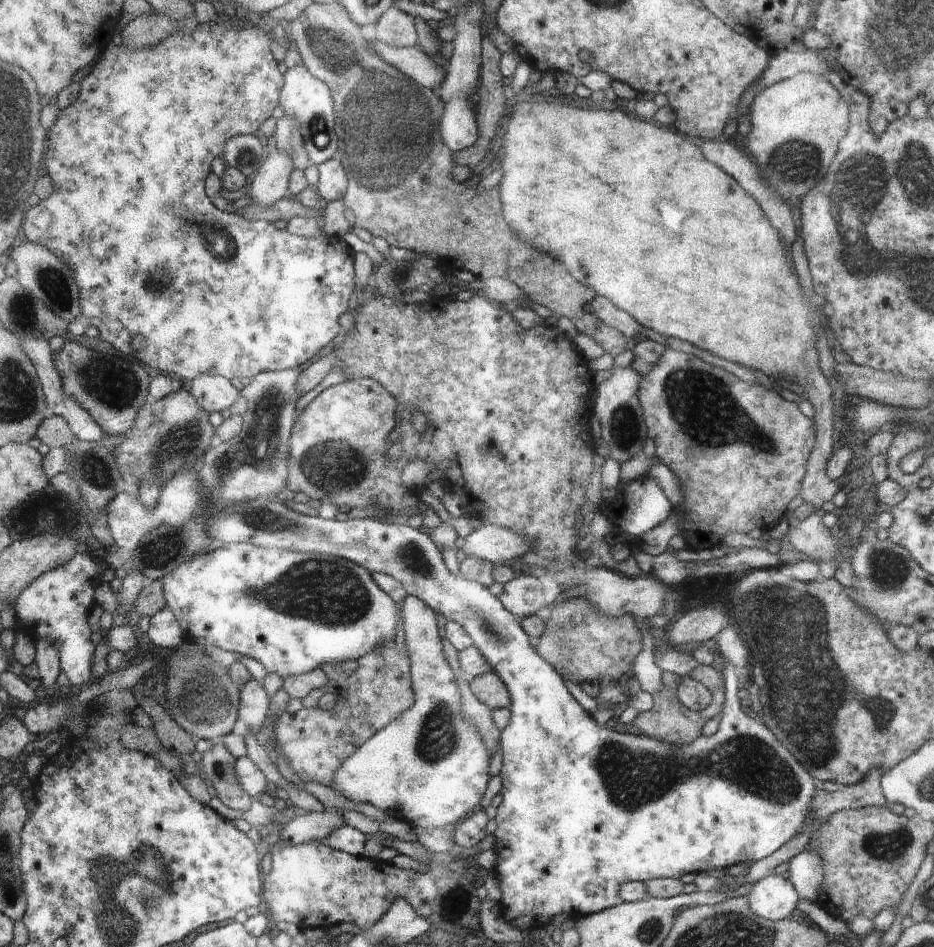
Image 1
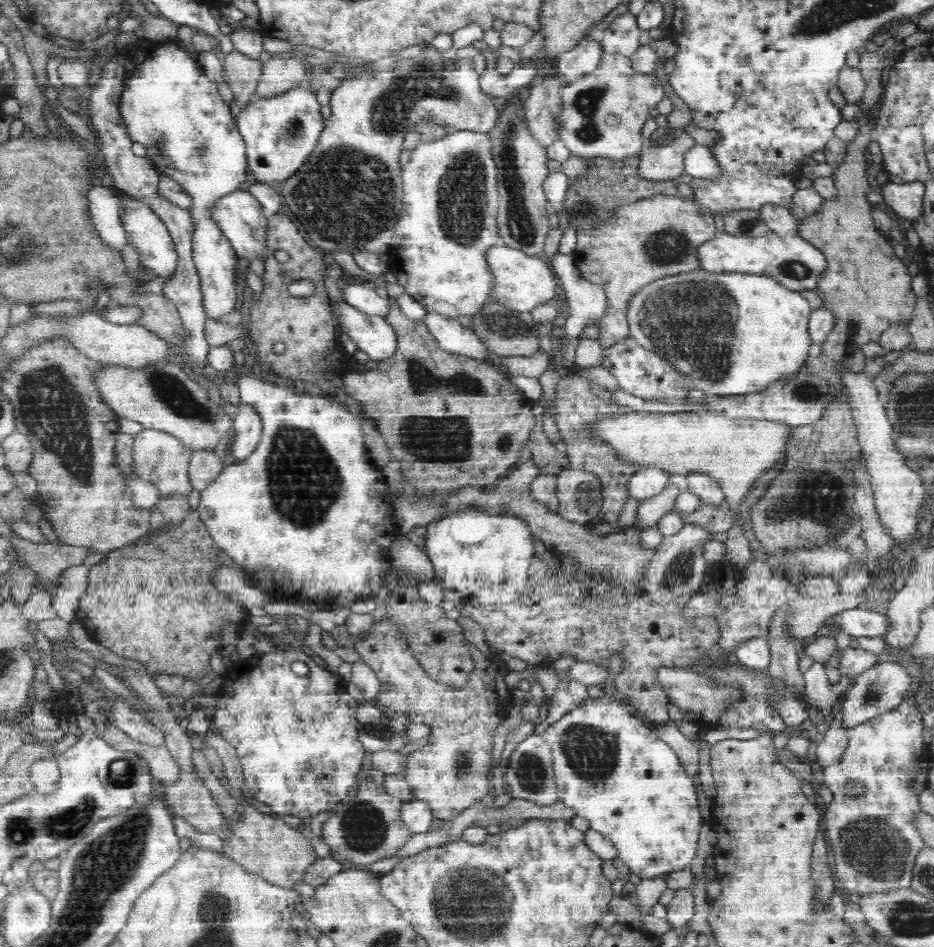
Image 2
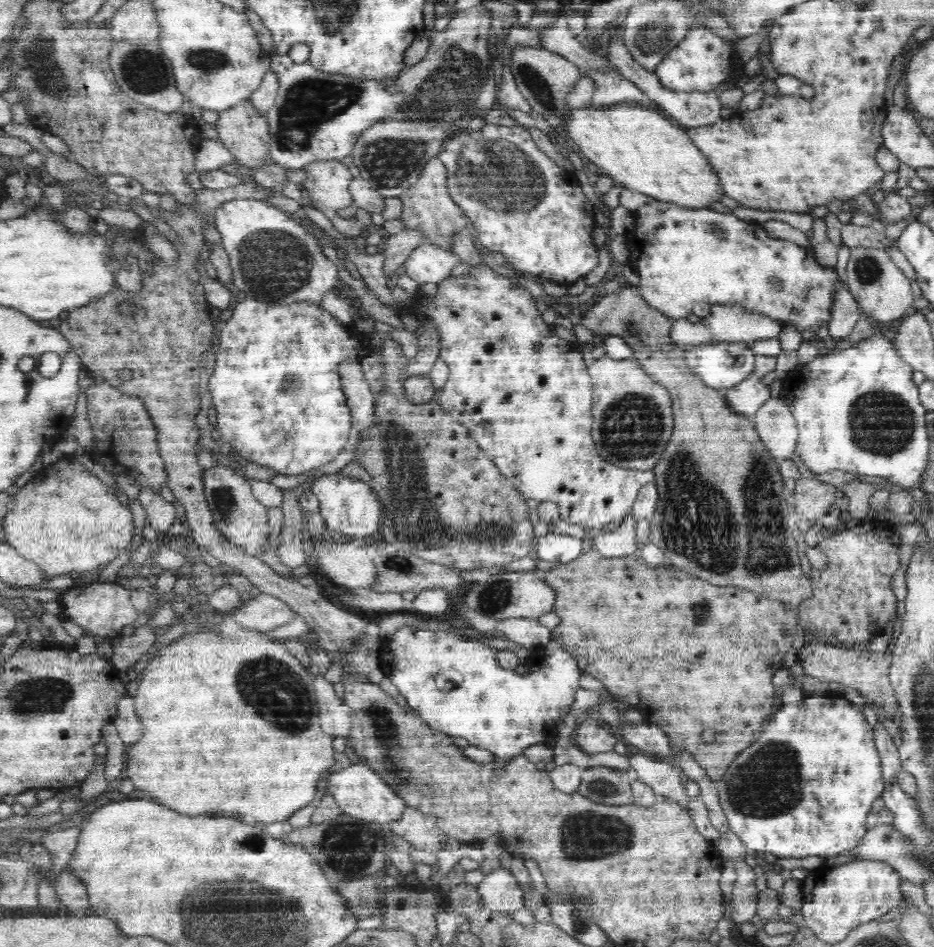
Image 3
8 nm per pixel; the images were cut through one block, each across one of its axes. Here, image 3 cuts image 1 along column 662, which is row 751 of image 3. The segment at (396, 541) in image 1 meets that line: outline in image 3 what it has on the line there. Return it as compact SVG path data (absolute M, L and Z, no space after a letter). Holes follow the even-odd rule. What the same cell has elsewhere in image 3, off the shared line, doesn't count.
M816 692L807 695L801 701L783 703L776 713L770 714L770 718L762 725L762 734L746 747L731 762L722 780L717 781L716 787L719 791L719 802L727 818L730 831L736 834L746 847L747 852L772 852L782 858L794 857L802 858L805 856L836 856L844 850L850 850L860 844L862 838L869 832L866 828L866 816L872 810L872 803L876 798L882 796L885 782L882 776L882 765L879 752L877 751L873 727L868 724L864 713L861 713L859 706L852 705L843 696L833 692Z

